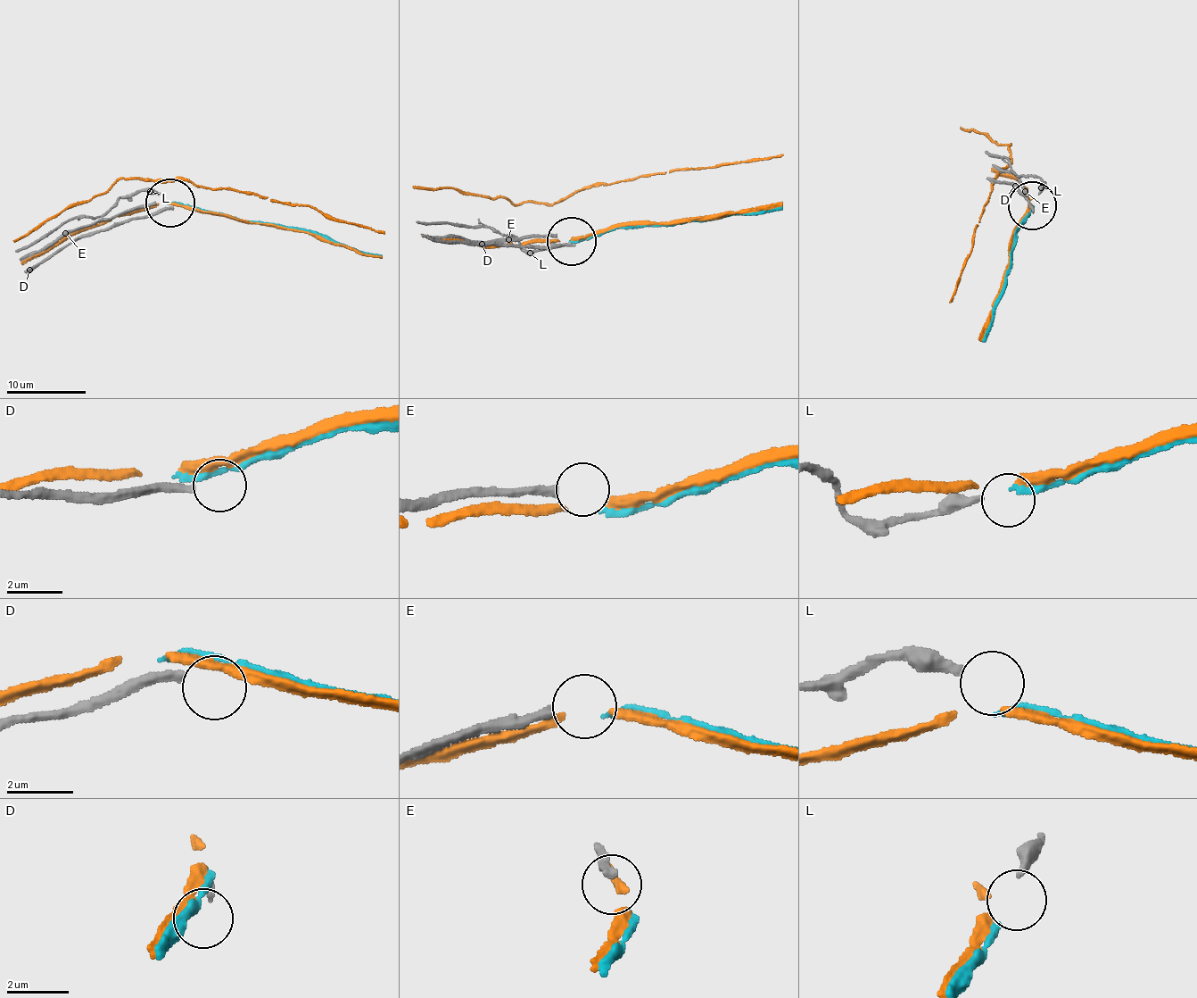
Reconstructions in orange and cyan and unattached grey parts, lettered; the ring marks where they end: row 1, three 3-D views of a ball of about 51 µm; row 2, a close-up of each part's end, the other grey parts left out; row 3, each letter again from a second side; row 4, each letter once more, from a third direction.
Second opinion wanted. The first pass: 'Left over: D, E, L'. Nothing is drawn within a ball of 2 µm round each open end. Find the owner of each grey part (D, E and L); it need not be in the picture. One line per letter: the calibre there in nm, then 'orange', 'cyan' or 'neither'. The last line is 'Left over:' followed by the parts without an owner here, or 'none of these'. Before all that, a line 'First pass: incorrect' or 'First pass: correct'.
First pass: correct
D: 280 nm | neither
E: 280 nm | neither
L: 320 nm | neither
Left over: D, E, L

